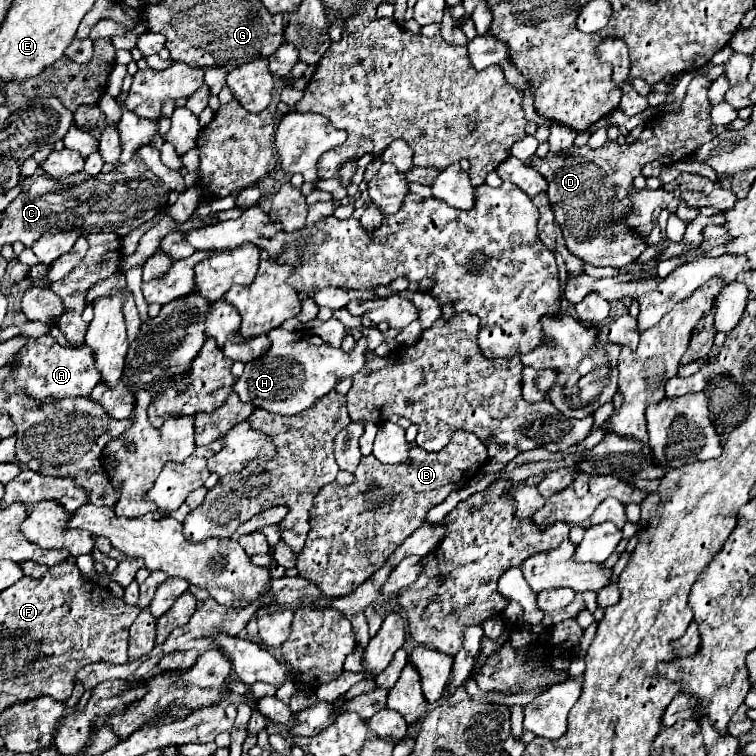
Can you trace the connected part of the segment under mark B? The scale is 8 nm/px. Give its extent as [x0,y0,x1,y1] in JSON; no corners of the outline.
[296,429,488,597]

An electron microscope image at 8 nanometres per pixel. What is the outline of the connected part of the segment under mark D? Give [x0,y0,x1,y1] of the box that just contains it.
[532,73,716,267]

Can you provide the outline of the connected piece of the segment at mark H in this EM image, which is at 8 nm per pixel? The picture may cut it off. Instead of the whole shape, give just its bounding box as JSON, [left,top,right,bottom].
[234,327,366,415]

